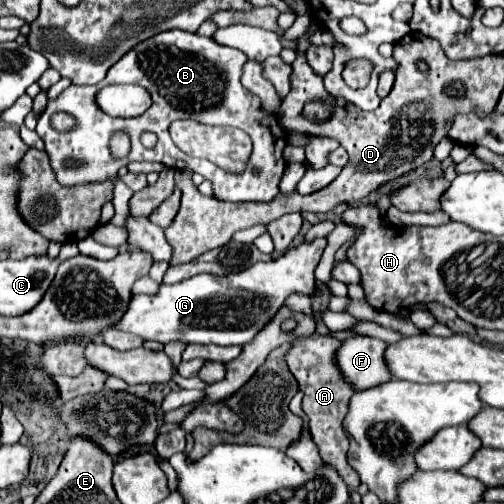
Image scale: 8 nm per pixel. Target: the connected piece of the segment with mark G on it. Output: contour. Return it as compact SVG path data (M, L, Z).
M318 238L314 242L302 242L298 248L288 250L284 256L278 256L272 262L258 262L242 272L236 272L232 276L194 276L190 280L172 284L172 286L160 286L158 294L132 294L128 310L124 316L112 324L114 330L132 332L144 340L156 340L160 344L168 342L182 342L182 344L216 344L216 346L244 346L248 344L256 332L278 312L278 308L284 304L286 296L290 292L304 292L310 294L314 288L314 270L320 262L320 256L326 248L326 238Z

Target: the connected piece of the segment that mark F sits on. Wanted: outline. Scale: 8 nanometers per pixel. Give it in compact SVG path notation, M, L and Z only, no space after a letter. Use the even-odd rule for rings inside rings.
M368 336L344 338L334 354L334 362L342 372L342 378L356 392L360 392L392 380L382 360L384 350L386 342L378 338L368 338Z

